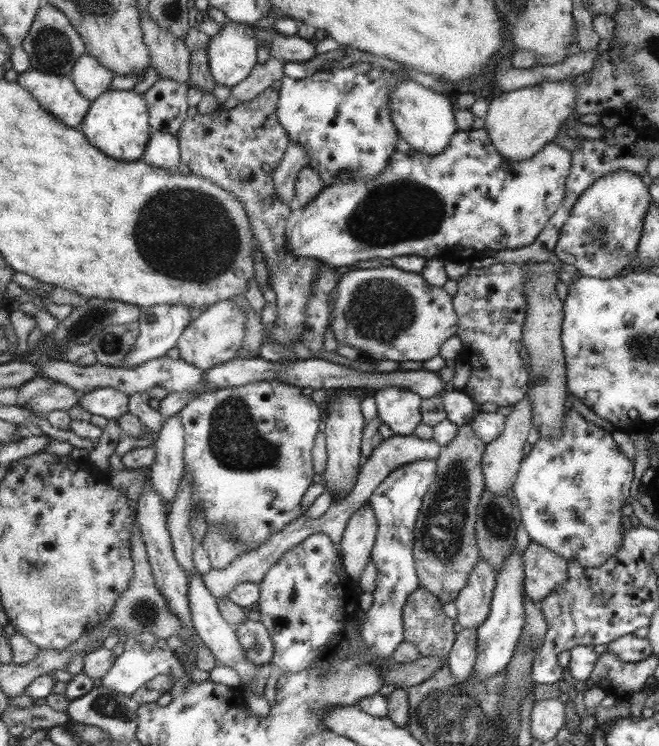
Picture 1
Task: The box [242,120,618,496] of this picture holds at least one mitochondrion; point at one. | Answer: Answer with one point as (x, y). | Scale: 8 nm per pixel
(396, 212)

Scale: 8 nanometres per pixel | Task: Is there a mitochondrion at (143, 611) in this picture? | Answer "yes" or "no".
yes

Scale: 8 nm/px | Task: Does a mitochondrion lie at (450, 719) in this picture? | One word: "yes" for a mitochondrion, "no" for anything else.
yes

